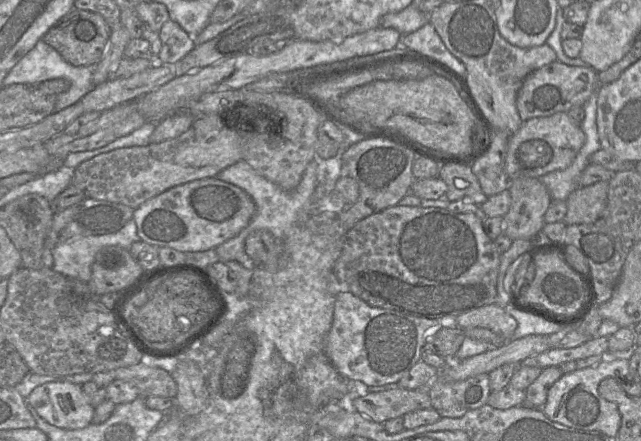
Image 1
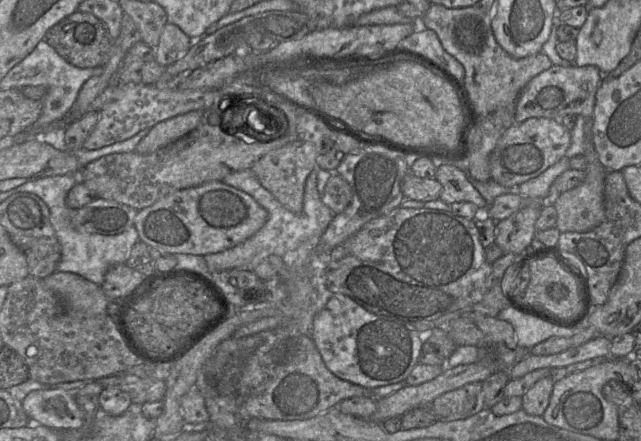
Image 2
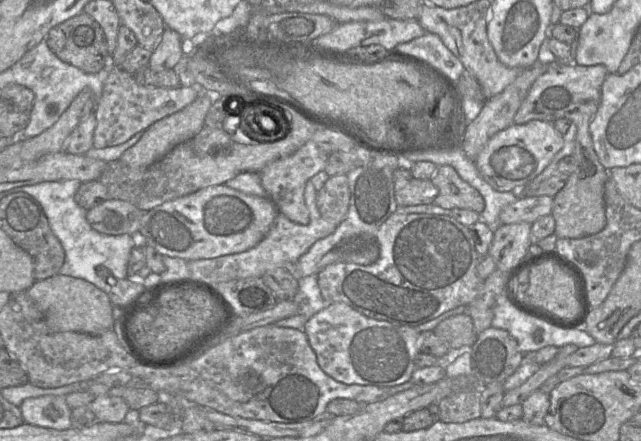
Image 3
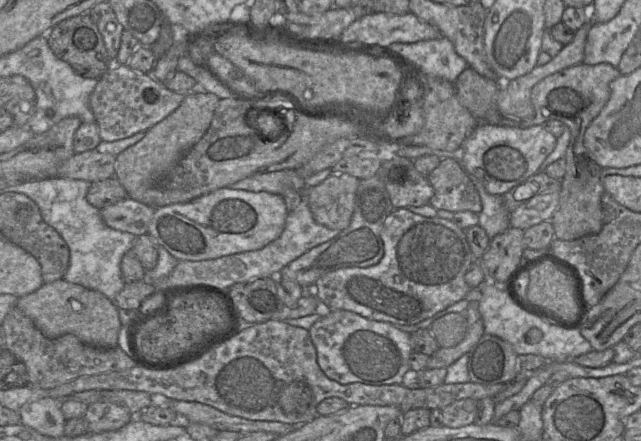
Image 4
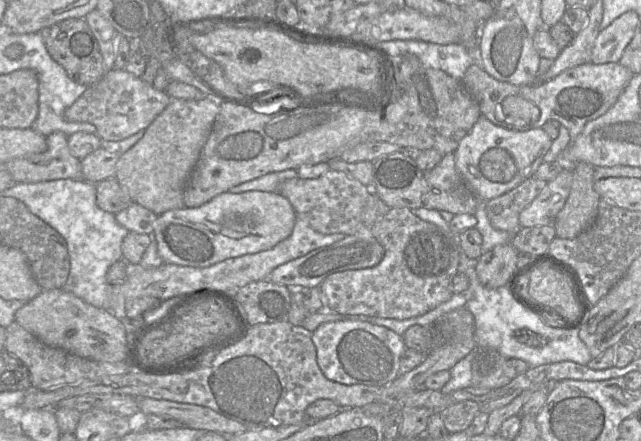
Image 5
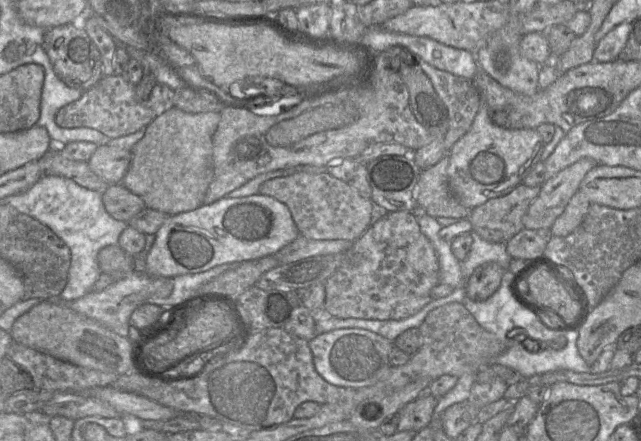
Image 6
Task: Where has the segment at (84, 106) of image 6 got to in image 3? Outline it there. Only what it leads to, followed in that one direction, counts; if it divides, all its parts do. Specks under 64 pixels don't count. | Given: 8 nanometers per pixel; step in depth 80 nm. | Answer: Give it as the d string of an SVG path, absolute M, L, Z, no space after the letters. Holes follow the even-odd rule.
M120 66L109 67L109 74L94 111L96 128L93 147L100 149L122 144L136 133L145 131L156 121L182 110L198 97L199 92L192 86L161 88L142 85L134 75L124 71Z

